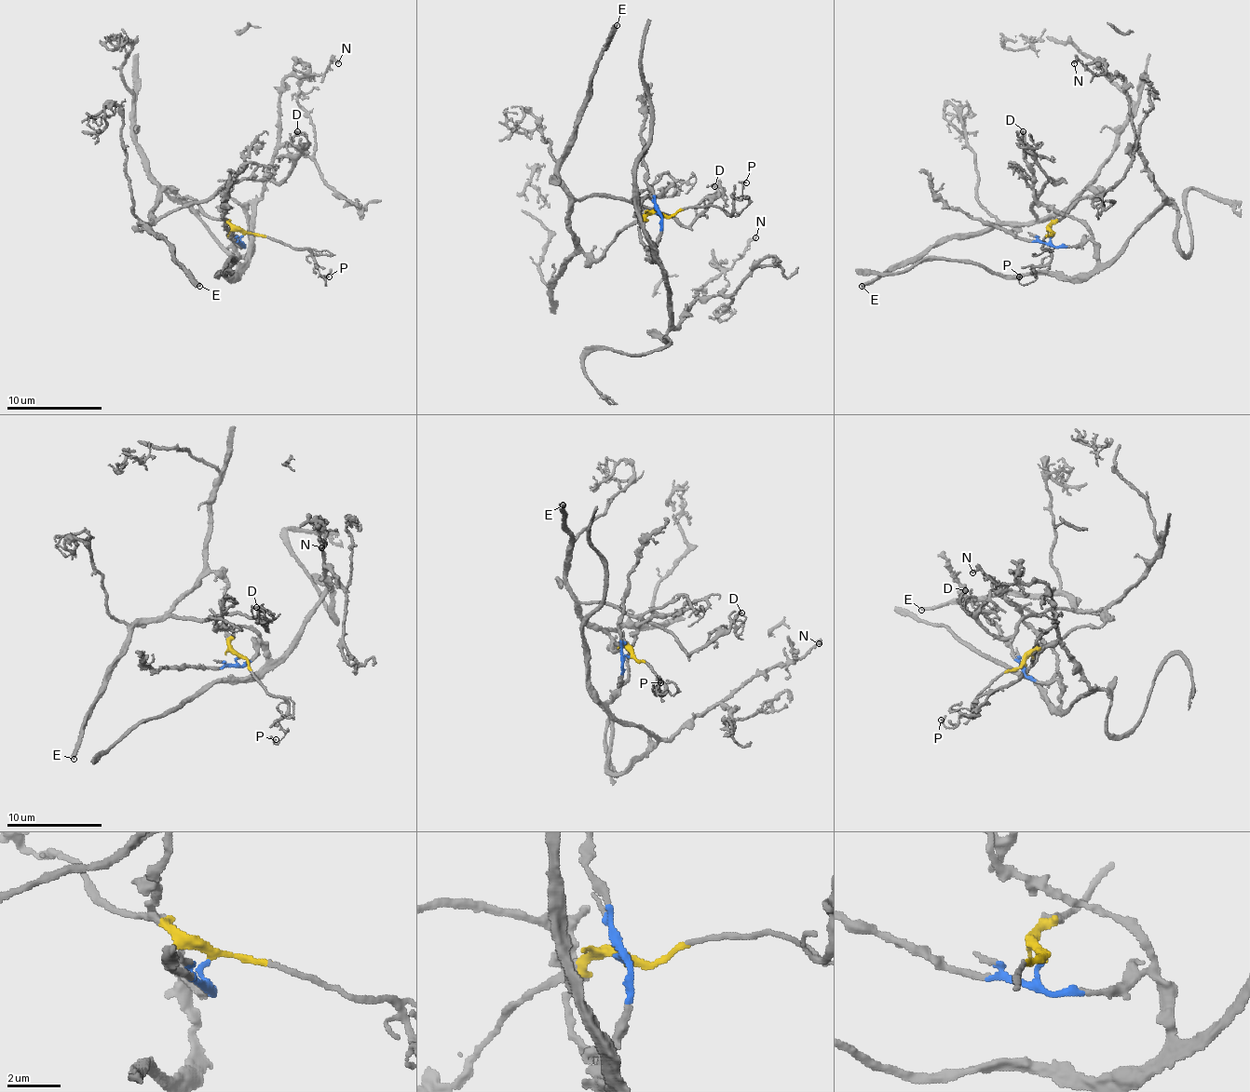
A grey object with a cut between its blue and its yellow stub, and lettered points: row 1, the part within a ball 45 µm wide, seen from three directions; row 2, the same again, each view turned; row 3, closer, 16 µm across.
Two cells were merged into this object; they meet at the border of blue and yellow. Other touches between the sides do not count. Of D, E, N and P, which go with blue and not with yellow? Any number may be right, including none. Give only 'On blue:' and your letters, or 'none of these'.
On blue: N

